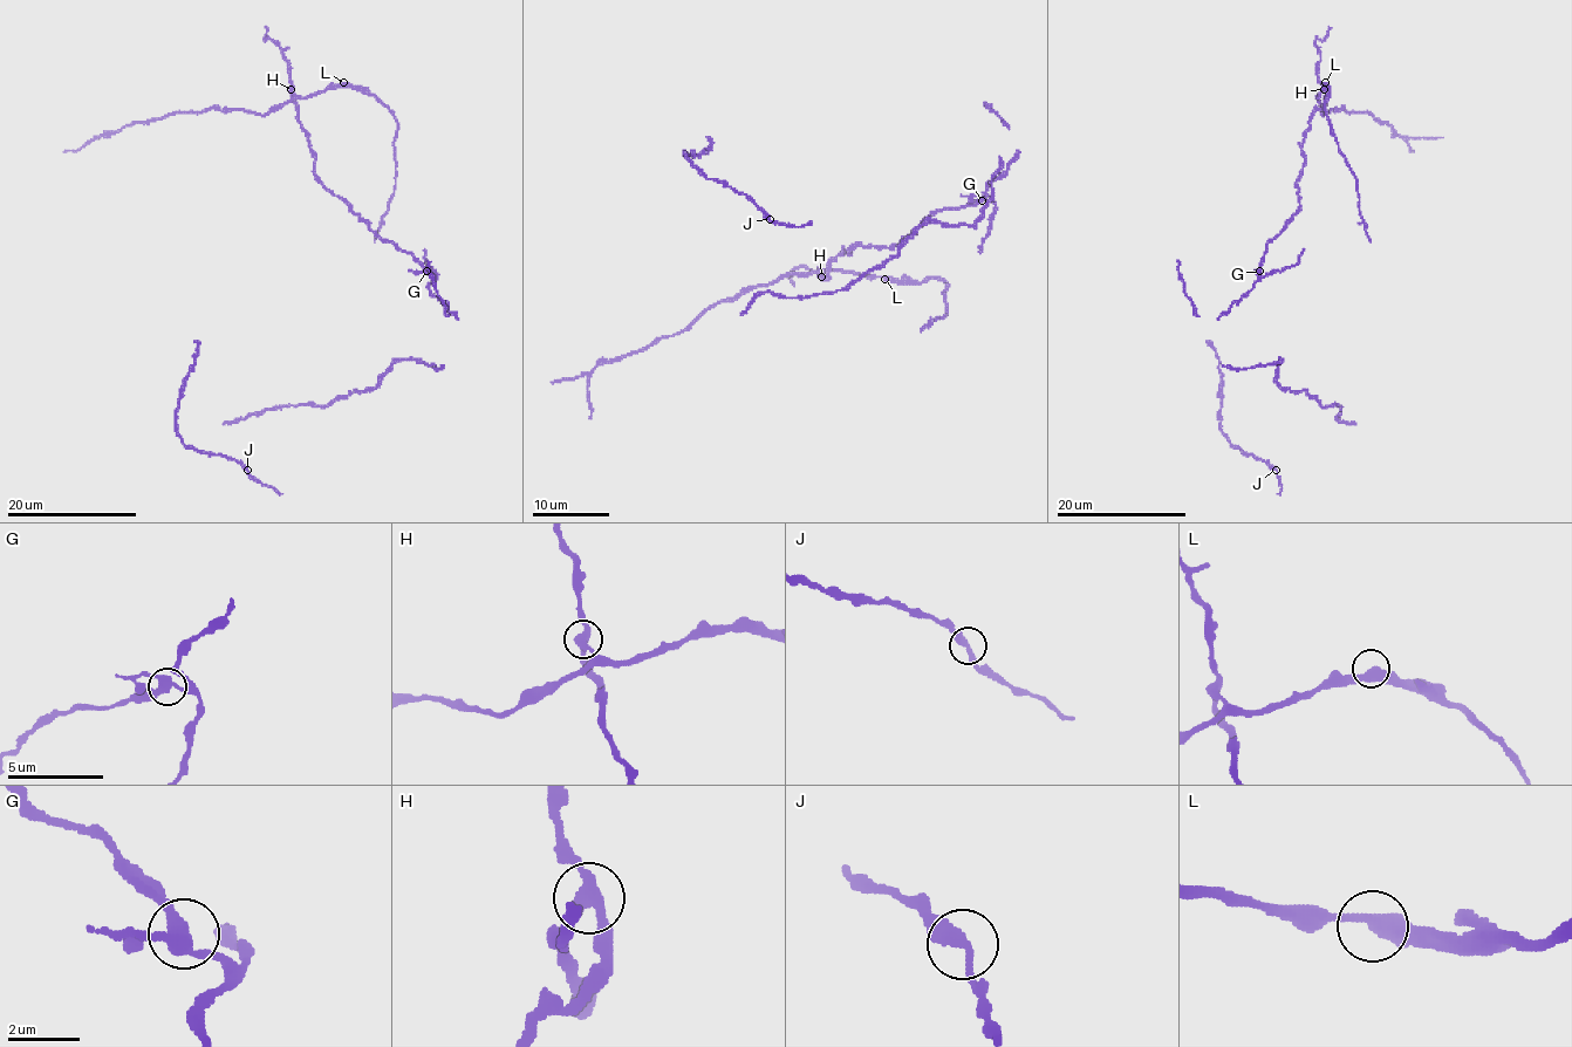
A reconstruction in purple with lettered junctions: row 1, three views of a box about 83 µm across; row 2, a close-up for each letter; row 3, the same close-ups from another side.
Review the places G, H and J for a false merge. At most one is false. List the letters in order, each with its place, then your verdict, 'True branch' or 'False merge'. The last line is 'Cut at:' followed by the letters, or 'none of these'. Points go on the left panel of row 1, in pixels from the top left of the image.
G: Place: (426, 271). True branch
H: Place: (291, 89). False merge
J: Place: (247, 470). True branch
Cut at: H

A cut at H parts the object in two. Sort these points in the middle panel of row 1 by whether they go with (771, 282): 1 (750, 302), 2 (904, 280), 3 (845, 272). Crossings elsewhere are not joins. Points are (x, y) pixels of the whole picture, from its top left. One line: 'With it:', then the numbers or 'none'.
With it: 2, 3

